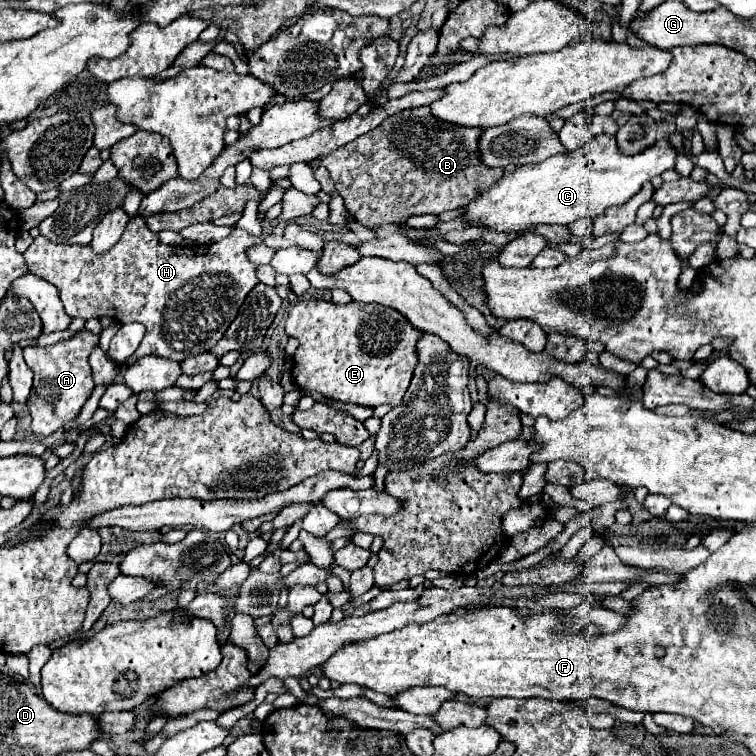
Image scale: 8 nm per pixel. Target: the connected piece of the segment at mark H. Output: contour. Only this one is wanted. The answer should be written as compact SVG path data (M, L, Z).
M136 215L128 221L120 241L102 255L94 253L90 245L52 243L38 235L32 241L32 245L24 251L24 259L30 273L48 279L52 285L58 287L60 299L70 317L114 317L120 323L138 321L146 325L146 337L128 363L136 363L136 359L146 355L162 357L162 353L166 359L180 363L182 359L210 351L226 333L226 327L236 319L246 295L258 283L256 265L250 263L246 257L246 249L254 243L262 243L262 239L252 239L246 231L234 229L226 239L218 243L186 245L174 249L170 245L158 243L158 235L146 227L144 217Z

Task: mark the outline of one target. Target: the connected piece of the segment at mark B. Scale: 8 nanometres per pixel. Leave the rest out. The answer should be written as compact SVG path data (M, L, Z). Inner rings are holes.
M416 107L386 117L380 127L356 137L352 143L346 143L344 147L338 147L320 159L330 171L336 191L344 197L346 209L354 213L362 225L374 229L384 223L406 223L414 215L440 215L444 211L466 207L472 199L494 187L502 179L504 169L490 169L480 163L480 157L476 155L476 137L480 137L480 131L436 123L428 107Z

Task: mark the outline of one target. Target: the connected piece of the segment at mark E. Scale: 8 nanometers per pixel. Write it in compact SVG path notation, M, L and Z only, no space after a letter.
M300 301L290 309L290 317L286 321L286 333L298 339L298 349L292 357L292 383L300 391L316 391L324 397L338 399L344 403L378 407L390 405L398 407L408 383L412 379L416 367L416 341L420 339L420 331L408 323L400 311L392 307L384 307L380 303L358 303L350 301L346 305L336 305L332 301Z

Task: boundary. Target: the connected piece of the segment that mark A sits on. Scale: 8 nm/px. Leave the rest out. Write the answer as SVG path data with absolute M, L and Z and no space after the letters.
M78 331L72 339L60 341L50 347L26 347L24 361L34 371L34 387L28 399L28 409L32 415L32 431L36 437L48 437L64 423L72 421L86 399L92 395L94 381L88 365L90 353L98 347L100 337L92 331Z

